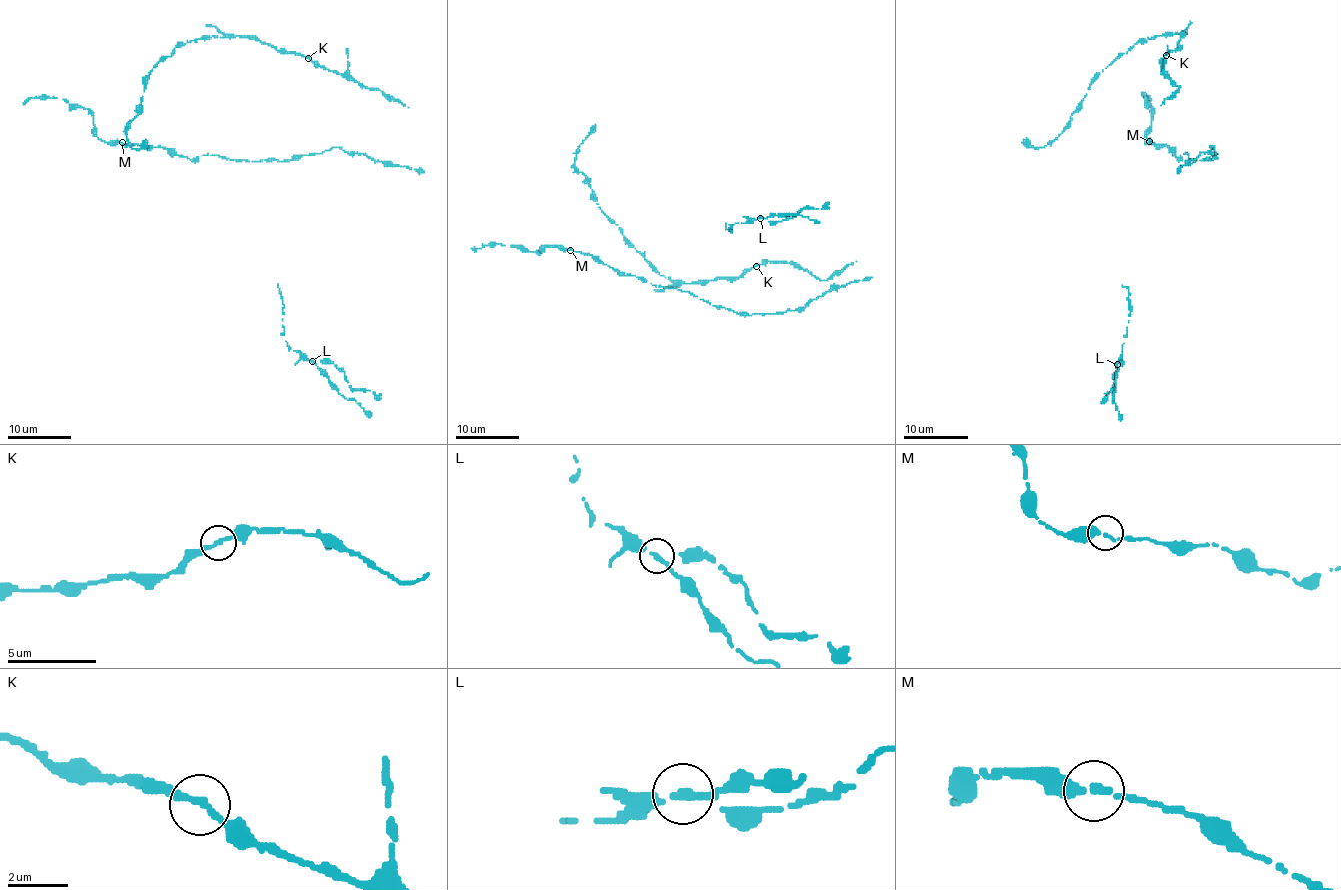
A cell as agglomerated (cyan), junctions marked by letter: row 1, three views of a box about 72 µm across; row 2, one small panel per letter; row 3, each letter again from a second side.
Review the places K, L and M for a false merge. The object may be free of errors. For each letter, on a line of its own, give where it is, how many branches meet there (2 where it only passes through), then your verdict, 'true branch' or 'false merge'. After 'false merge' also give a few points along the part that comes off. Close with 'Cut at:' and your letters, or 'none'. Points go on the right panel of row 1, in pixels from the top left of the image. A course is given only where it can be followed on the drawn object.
K: (1166, 55) | 2 | true branch
L: (1117, 364) | 2 | false merge | (1117, 364), (1130, 306), (1128, 290), (1122, 285)
M: (1149, 141) | 2 | true branch
Cut at: L

